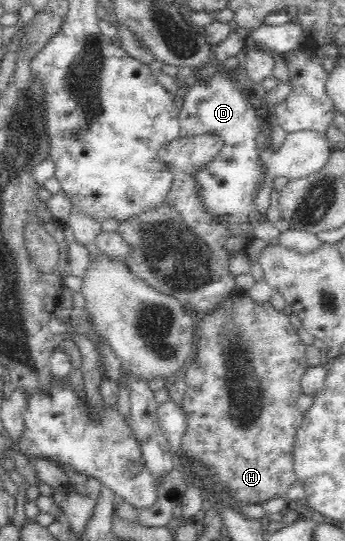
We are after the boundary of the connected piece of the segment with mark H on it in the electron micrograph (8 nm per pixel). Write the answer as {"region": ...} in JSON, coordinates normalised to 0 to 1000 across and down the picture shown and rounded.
{"region":[[[687,532],[661,542],[617,571],[597,575],[597,580],[586,584],[586,591],[574,595],[574,603],[565,604],[565,621],[562,651],[522,691],[539,708],[539,726],[533,728],[533,739],[528,739],[528,752],[545,769],[539,795],[525,813],[525,835],[551,845],[580,847],[597,858],[617,860],[635,874],[632,885],[641,887],[655,909],[661,909],[661,917],[687,930],[777,935],[794,919],[823,919],[846,895],[864,893],[852,867],[849,834],[861,813],[861,797],[881,778],[884,765],[864,760],[858,741],[875,728],[870,712],[875,689],[896,677],[887,662],[890,640],[875,632],[875,625],[864,621],[864,614],[858,614],[852,601],[841,597],[835,582],[823,580],[823,575],[800,573],[783,562],[783,556],[754,562],[725,547],[719,536],[701,540]]]}

